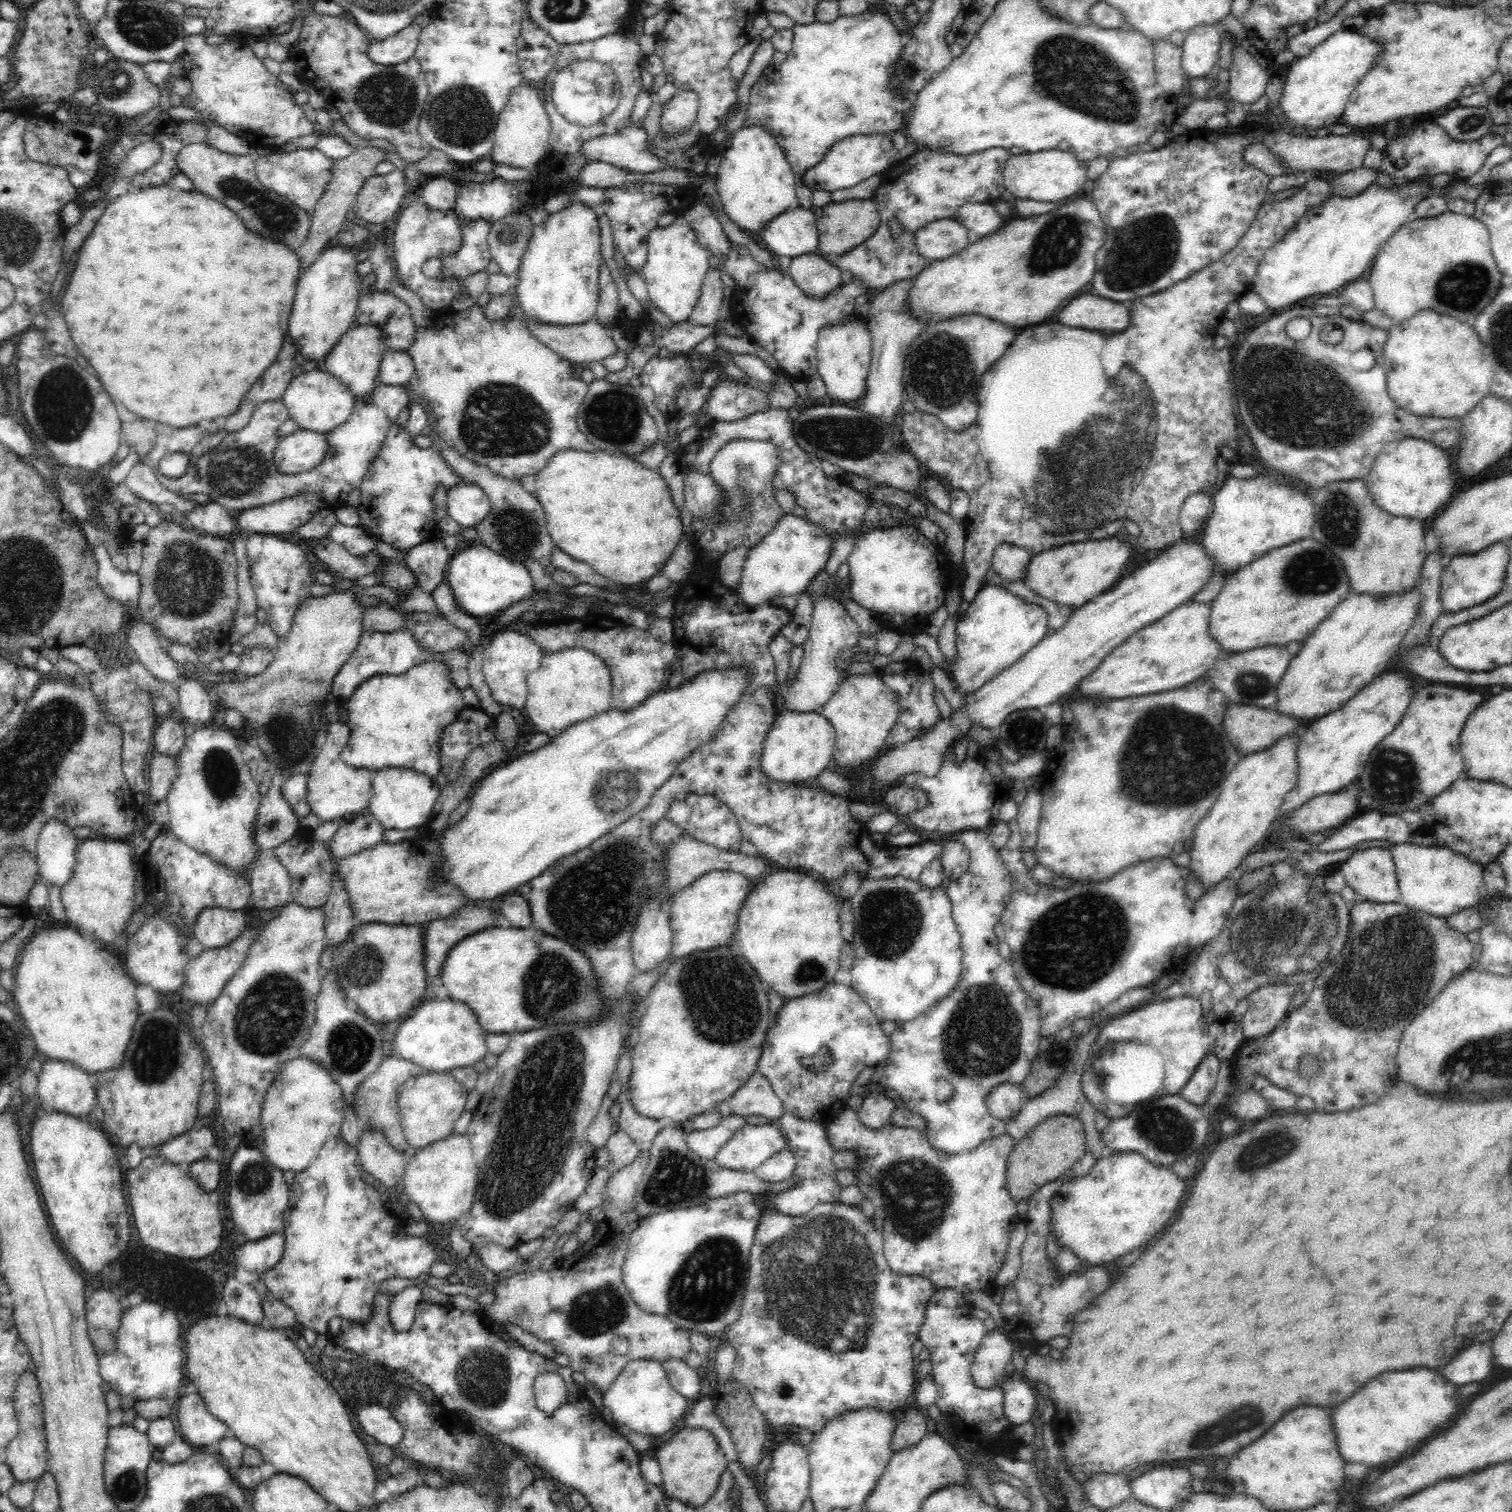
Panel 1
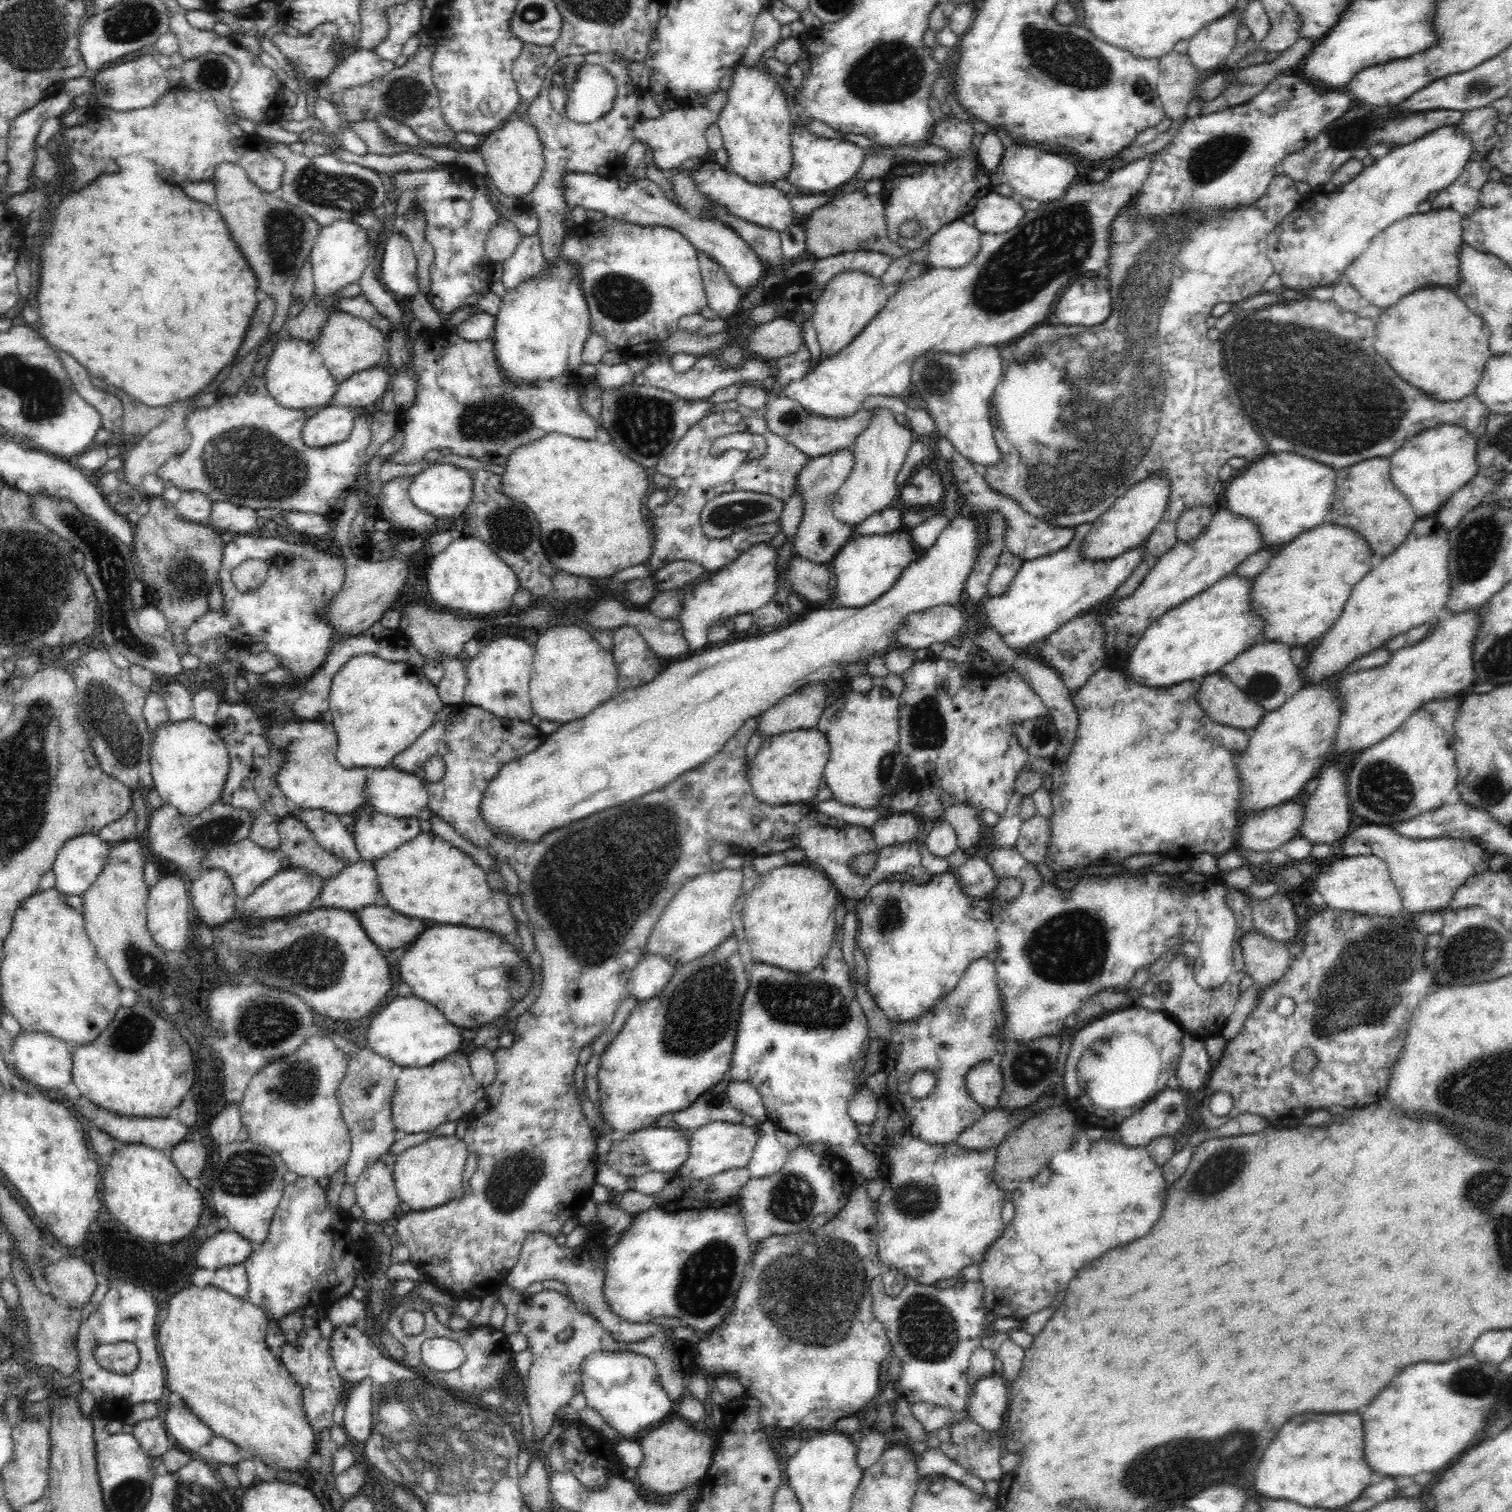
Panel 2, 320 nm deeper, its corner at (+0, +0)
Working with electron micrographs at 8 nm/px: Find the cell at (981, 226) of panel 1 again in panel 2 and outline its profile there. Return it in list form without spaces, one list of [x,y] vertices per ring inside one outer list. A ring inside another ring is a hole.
[[[990,191],[977,200],[971,213],[975,218],[975,227],[981,233],[1000,234],[1015,227],[1026,212],[1016,195],[1004,196]]]

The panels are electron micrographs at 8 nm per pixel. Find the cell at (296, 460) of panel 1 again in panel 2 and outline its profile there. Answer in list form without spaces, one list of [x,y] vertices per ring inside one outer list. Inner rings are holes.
[[[326,406],[307,419],[301,428],[301,437],[308,446],[330,446],[346,440],[359,410],[346,406]]]

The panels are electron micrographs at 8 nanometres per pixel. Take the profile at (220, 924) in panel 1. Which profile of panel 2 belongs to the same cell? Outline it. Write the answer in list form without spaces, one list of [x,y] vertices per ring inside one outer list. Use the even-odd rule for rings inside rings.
[[[212,866],[189,883],[189,900],[206,926],[222,926],[236,914],[236,896],[228,873]]]

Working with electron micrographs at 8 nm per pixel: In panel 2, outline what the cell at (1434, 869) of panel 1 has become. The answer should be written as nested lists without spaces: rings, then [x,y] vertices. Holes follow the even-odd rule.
[[[1360,826],[1342,842],[1345,856],[1372,855],[1386,863],[1389,875],[1407,912],[1438,912],[1447,908],[1454,892],[1472,875],[1488,870],[1491,853],[1476,842],[1444,836],[1434,839],[1412,839],[1388,826]]]

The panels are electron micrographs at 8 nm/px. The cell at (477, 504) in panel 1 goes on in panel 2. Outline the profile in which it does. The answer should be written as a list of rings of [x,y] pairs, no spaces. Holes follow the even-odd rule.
[[[443,461],[430,462],[427,468],[412,476],[412,482],[408,484],[408,497],[414,506],[423,512],[432,514],[442,523],[449,523],[462,513],[472,498],[472,479],[469,471]]]

